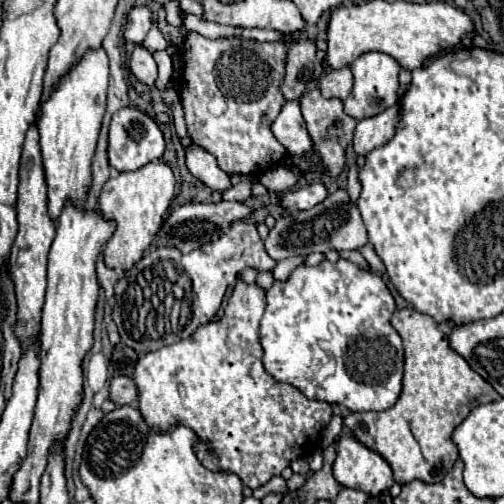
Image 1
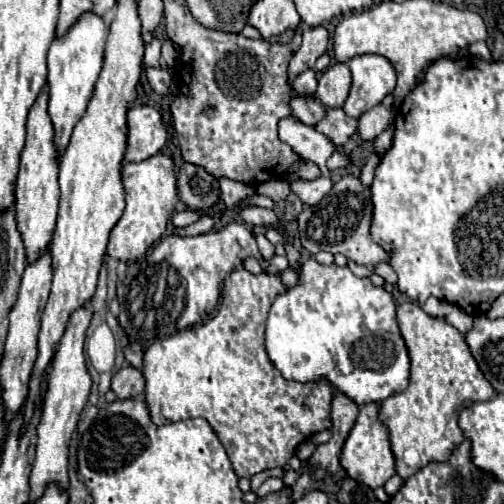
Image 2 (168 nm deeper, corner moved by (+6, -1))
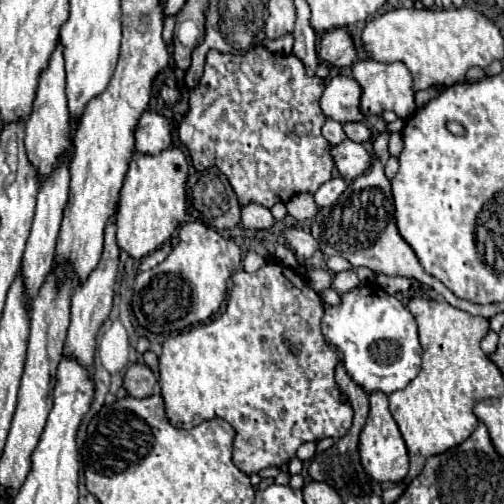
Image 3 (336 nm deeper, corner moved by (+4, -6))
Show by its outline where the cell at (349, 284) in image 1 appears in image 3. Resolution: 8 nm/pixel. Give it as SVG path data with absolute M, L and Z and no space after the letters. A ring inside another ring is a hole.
M360 285L342 295L342 305L326 307L322 319L322 333L344 359L348 375L368 393L394 393L404 389L420 371L422 347L418 343L418 329L412 313L380 285Z

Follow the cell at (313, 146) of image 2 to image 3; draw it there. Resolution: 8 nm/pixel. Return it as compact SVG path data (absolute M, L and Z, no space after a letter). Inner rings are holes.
M350 139L344 141L342 145L332 147L332 157L336 161L336 169L348 183L362 175L372 161L372 153L364 145L354 143Z

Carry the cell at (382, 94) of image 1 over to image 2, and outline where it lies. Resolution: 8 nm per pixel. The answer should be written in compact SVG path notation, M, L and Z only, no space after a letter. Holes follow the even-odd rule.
M378 54L354 56L348 60L348 66L352 72L352 88L342 110L352 118L360 118L394 90L396 72L394 66Z

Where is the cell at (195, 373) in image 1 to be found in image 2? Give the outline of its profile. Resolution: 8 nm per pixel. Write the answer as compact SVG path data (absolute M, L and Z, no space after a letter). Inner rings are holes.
M236 268L228 282L224 284L224 290L222 290L222 304L218 308L218 314L208 320L206 324L196 324L192 328L186 328L182 332L176 332L174 336L168 336L168 338L162 338L162 340L156 340L146 352L144 352L144 368L142 368L142 374L144 374L144 380L146 380L146 388L144 388L144 398L146 398L146 404L148 404L148 410L150 410L150 418L156 426L164 426L164 424L170 424L170 422L180 422L180 420L188 420L188 418L206 418L208 424L212 426L212 430L216 432L216 436L220 438L220 442L224 444L226 448L226 454L232 462L232 468L236 472L238 478L252 478L254 474L258 472L264 472L264 470L272 470L272 468L282 468L292 456L294 456L294 450L298 448L298 444L302 444L304 440L308 440L312 434L320 432L320 430L326 430L330 428L330 402L332 402L332 388L330 384L326 382L318 382L318 384L300 384L300 382L290 382L290 380L284 380L282 374L270 364L268 356L266 356L266 350L264 350L264 322L266 322L266 316L268 316L268 310L274 302L274 298L284 292L284 284L280 282L280 278L276 274L250 274L246 272L244 268Z

